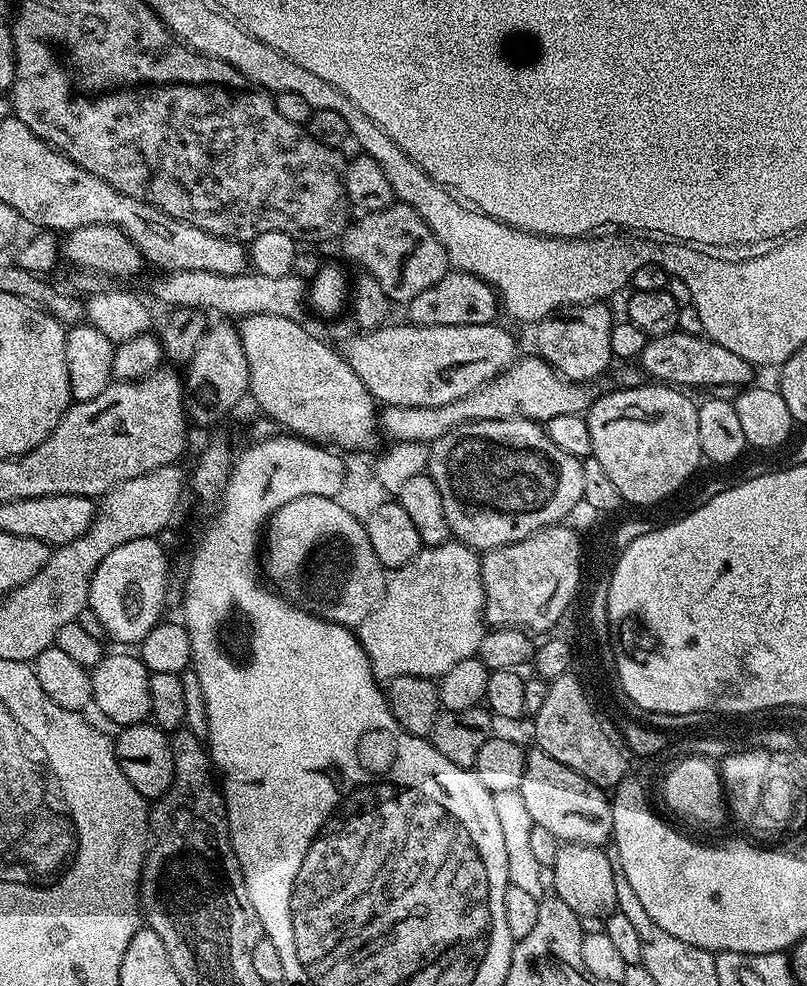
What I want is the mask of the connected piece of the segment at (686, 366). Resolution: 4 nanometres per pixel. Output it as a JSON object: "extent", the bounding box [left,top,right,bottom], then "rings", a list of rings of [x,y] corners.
{"extent":[638,330,754,390],"rings":[[[679,330],[651,337],[640,351],[638,364],[645,377],[669,386],[683,386],[688,390],[713,390],[718,386],[734,386],[740,390],[753,383],[754,365],[746,362],[746,358],[738,358],[738,354],[726,350],[726,346],[718,346],[703,334],[695,336]]]}

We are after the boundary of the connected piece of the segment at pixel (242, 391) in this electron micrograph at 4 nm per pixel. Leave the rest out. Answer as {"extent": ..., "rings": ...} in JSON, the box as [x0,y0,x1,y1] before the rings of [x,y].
{"extent":[186,322,250,424],"rings":[[[216,322],[202,334],[202,342],[198,342],[198,350],[194,350],[194,358],[186,365],[186,411],[189,421],[196,424],[216,424],[223,416],[228,416],[240,404],[243,396],[249,395],[250,370],[246,362],[246,350],[242,348],[240,329],[232,322]]]}

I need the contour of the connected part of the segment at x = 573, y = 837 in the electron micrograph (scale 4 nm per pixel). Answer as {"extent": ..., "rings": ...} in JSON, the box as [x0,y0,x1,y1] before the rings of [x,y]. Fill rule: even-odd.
{"extent":[519,750,614,846],"rings":[[[532,750],[524,757],[524,773],[519,792],[530,813],[533,824],[550,830],[561,842],[604,846],[611,841],[614,814],[609,793],[594,782],[582,778],[570,766],[554,762],[550,754]]]}

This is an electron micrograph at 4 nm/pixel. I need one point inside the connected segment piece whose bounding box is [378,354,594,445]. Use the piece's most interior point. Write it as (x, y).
(529, 388)

